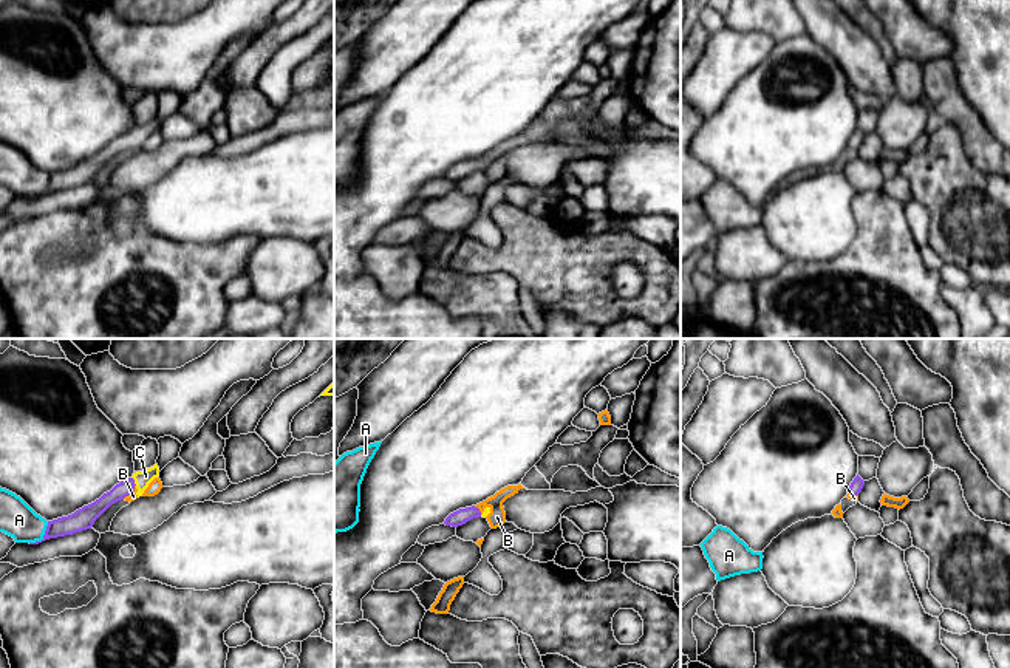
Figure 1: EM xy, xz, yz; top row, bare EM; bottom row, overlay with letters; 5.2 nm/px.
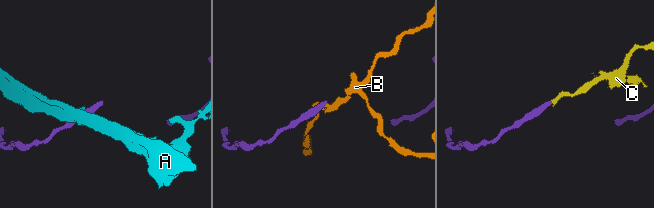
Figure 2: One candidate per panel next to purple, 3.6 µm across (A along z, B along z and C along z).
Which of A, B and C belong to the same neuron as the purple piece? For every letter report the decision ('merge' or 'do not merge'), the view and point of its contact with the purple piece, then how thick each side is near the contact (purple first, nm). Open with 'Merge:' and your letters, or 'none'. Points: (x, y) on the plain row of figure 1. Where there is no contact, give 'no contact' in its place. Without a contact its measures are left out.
Merge: C
A: do not merge; meets purple in xy at (44, 190); 120 nm thick on the purple side, 190 nm on the other
B: do not merge; meets purple in xz at (478, 163); 80 nm thick on the purple side, 90 nm on the other
C: merge; meets purple in xy at (133, 135); 90 nm thick on the purple side, 80 nm on the other

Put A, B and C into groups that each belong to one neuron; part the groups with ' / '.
A / B / C

